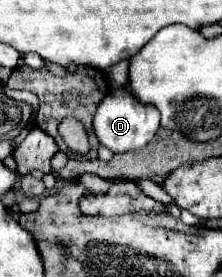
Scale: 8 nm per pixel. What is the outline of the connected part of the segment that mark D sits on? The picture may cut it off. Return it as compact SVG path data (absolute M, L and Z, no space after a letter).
M127 87L111 89L105 99L101 99L95 117L93 117L93 131L101 145L111 149L113 153L133 151L145 147L159 129L159 111L153 105L141 103Z

